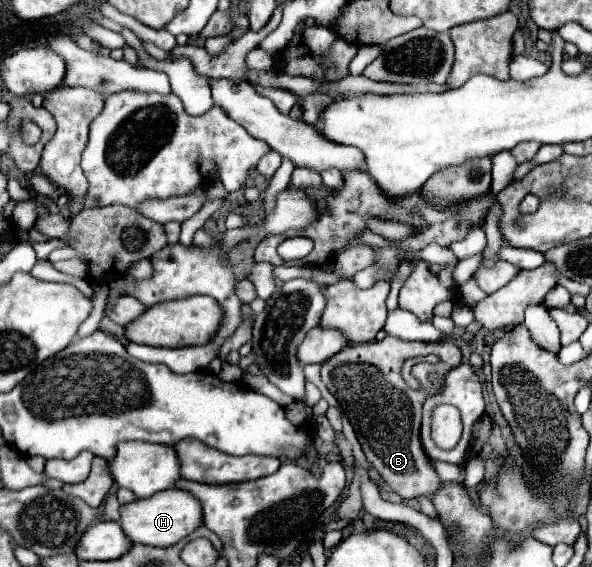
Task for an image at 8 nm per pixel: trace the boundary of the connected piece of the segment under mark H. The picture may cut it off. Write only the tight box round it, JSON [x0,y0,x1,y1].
[122,488,204,546]

